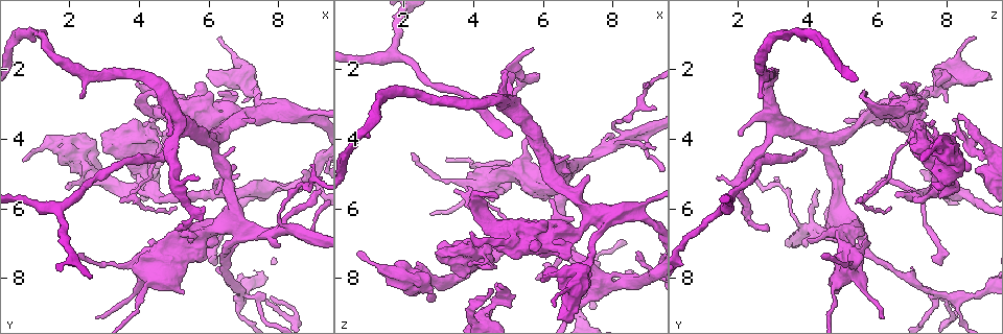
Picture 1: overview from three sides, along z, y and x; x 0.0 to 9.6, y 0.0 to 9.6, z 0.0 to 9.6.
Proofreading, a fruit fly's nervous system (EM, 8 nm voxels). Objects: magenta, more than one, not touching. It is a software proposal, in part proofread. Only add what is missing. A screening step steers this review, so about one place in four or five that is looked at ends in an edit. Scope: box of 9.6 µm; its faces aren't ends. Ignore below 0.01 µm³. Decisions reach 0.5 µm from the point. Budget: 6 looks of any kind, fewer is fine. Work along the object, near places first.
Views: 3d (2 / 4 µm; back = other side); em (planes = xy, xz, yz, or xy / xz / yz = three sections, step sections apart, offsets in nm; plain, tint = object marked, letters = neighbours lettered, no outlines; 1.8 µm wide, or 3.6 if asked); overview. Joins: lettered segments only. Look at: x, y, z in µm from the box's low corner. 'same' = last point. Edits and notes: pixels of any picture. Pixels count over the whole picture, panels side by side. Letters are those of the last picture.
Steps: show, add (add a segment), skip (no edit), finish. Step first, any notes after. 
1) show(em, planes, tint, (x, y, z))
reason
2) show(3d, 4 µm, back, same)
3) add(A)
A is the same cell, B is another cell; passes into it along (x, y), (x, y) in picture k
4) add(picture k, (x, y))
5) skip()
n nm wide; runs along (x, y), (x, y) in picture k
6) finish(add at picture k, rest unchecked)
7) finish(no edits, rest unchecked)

show(3d, 2 µm, (6.35, 1.10, 8.80))
free end

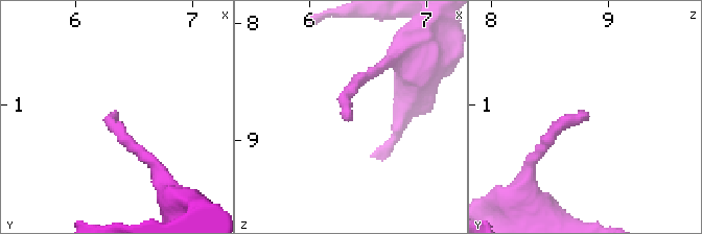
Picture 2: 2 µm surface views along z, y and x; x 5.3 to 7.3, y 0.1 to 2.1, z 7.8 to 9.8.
show(em, yz, step 8, tint, (6.38, 1.10, 8.80))
shape alone is not enough

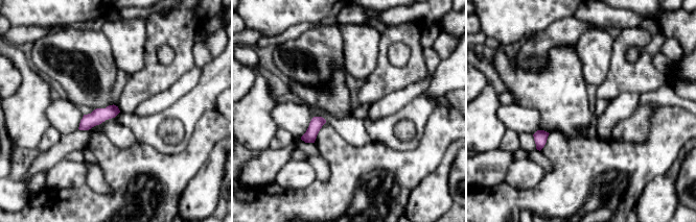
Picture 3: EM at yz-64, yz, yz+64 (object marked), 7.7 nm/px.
show(em, planes, letters, same)

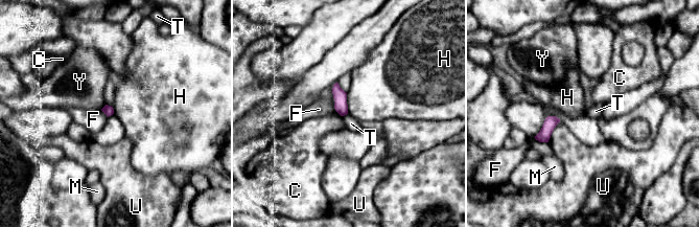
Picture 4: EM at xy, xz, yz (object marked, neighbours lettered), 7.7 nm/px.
skip()
U touches over 180 nm; C, F, H, M, T, U and Y are other cells; none of them fits

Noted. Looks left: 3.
show(em, planes, letters, (4.45, 3.35, 8.30))
thin end

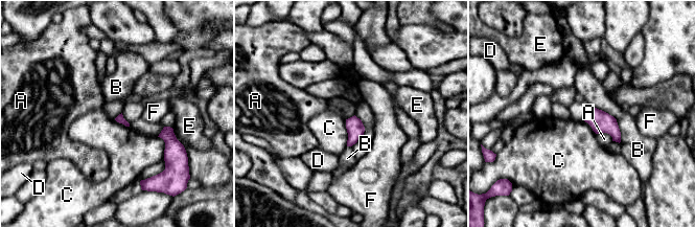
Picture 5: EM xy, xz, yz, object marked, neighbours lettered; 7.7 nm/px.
skip()
A, B, C, D, E and F are other cells; border along (345, 119), (347, 145) in picture 5; no lettered segment goes on from it

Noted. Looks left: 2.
finish(no edits, rest unchecked)

